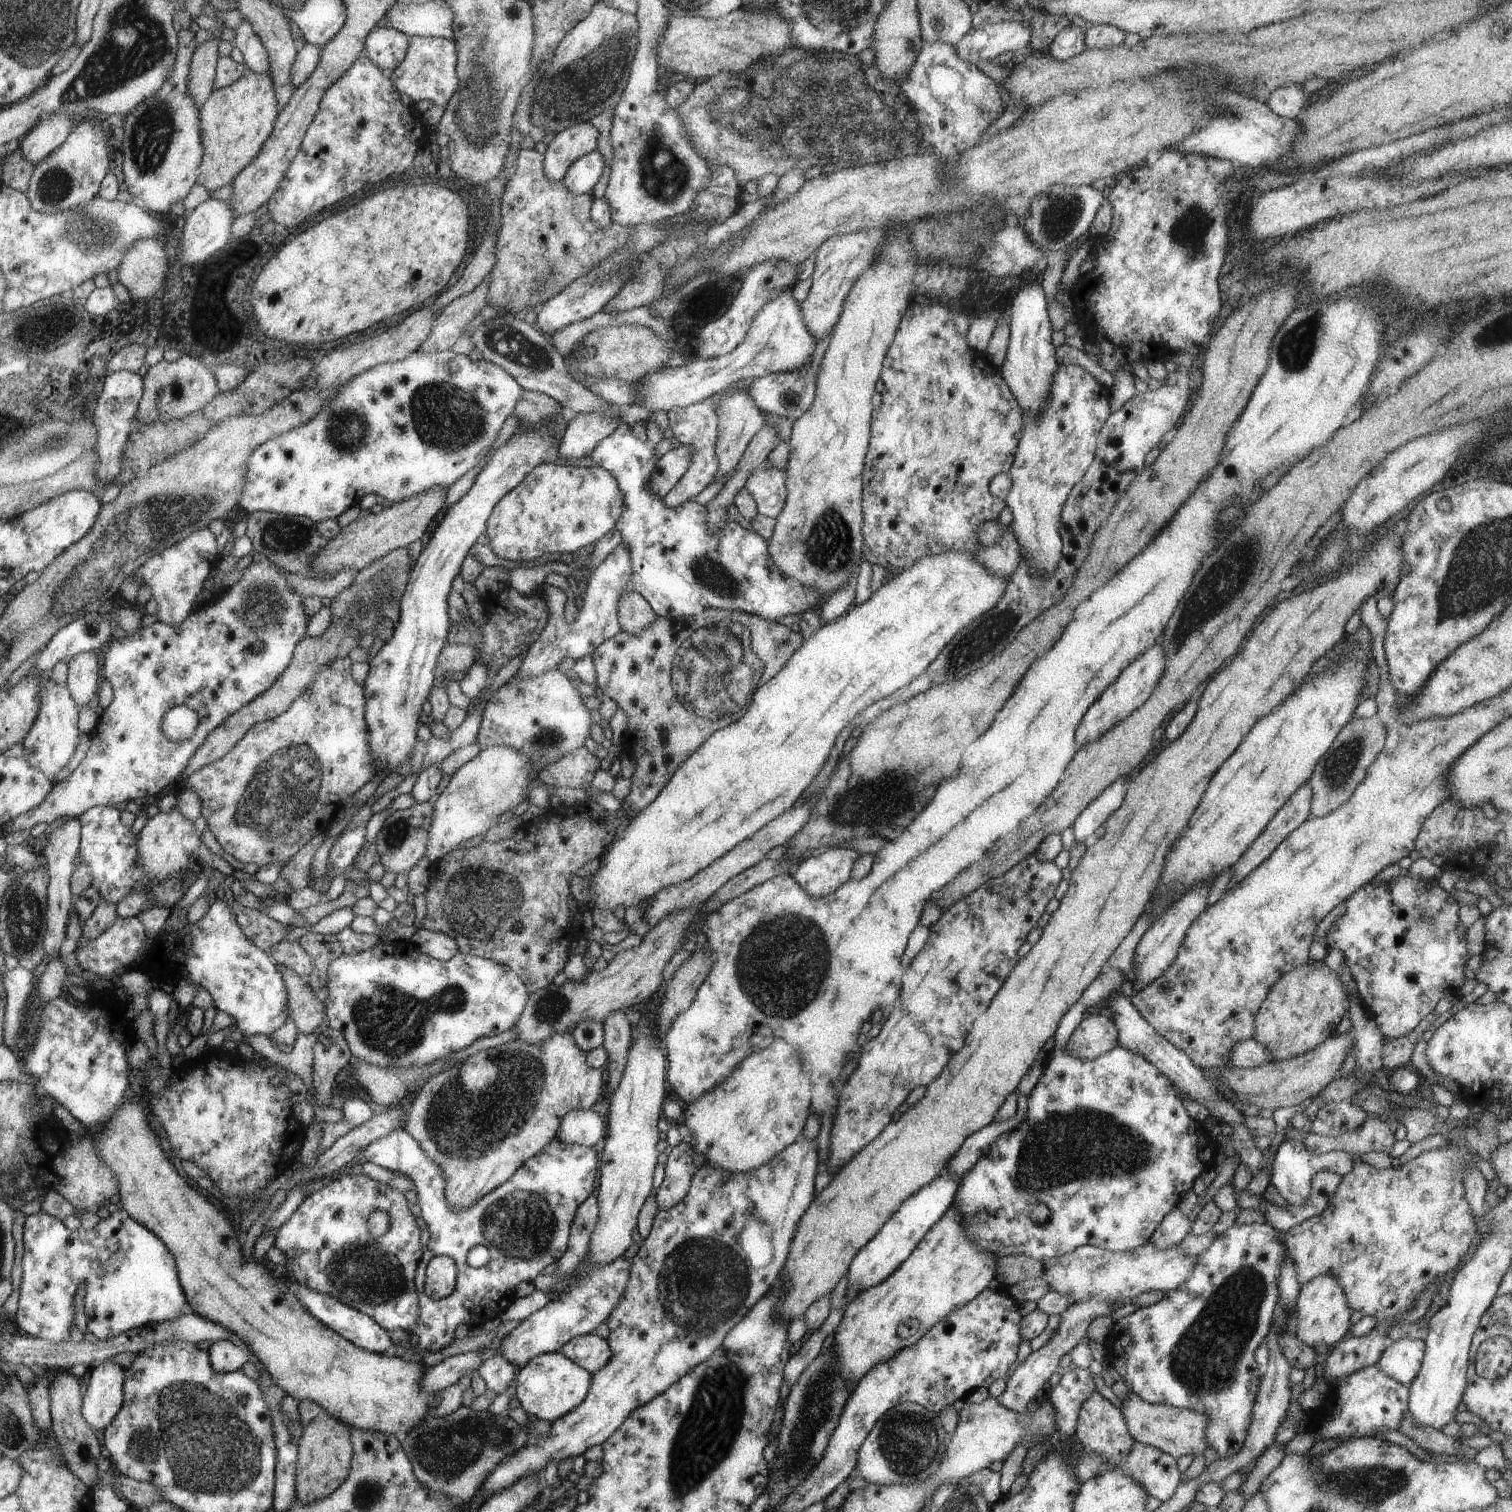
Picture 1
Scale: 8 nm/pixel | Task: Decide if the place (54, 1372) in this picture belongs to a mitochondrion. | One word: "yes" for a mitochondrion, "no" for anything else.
no

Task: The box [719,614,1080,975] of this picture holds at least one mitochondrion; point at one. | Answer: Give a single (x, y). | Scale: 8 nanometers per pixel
(850, 809)

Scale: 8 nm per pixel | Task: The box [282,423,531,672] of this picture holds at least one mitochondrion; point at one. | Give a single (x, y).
(361, 608)

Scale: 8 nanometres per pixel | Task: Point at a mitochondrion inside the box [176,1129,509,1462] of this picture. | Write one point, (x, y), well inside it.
(372, 1277)

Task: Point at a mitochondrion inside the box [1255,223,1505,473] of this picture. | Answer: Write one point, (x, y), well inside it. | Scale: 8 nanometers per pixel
(1292, 355)

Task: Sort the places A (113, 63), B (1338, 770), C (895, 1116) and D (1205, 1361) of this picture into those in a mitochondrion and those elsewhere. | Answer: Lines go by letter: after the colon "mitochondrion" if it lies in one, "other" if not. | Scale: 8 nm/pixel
A: mitochondrion
B: mitochondrion
C: other
D: mitochondrion

